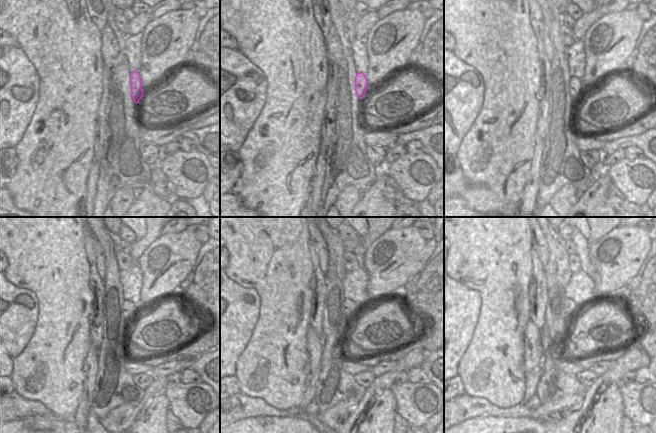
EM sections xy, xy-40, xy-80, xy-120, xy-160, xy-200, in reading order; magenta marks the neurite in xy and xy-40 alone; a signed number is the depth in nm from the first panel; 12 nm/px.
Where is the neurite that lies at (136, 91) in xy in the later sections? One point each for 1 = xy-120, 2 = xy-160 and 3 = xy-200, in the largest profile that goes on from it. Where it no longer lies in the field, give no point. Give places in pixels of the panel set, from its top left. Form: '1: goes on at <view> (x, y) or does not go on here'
1: goes on at xy-120 (128, 310)
2: goes on at xy-160 (350, 309)
3: goes on at xy-200 (572, 309)

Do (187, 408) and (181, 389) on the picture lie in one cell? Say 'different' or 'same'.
same

